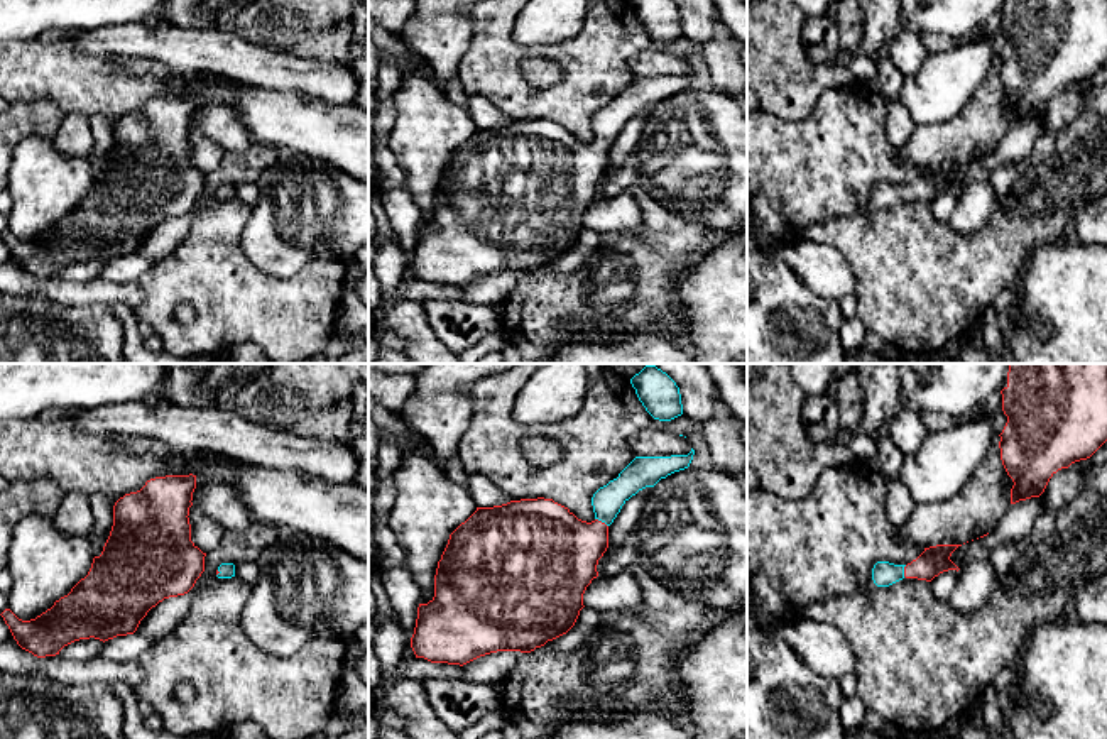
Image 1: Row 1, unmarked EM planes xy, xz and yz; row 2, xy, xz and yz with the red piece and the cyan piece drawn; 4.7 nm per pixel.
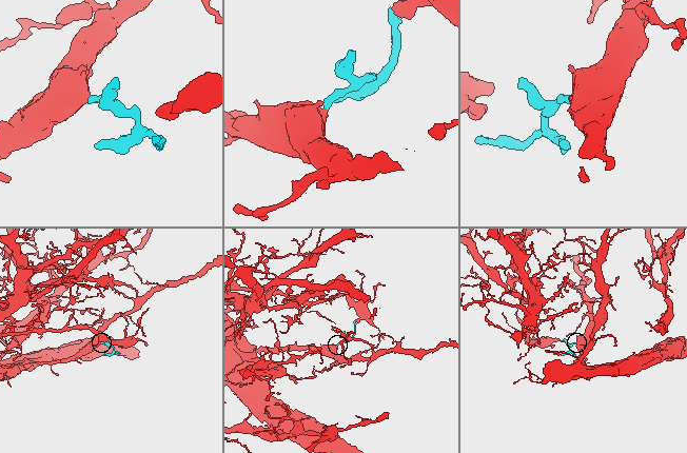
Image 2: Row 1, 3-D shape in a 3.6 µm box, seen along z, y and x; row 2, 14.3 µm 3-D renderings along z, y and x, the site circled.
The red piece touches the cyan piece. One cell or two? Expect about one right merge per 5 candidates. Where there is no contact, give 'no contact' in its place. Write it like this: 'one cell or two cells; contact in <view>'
one cell; contact in xz

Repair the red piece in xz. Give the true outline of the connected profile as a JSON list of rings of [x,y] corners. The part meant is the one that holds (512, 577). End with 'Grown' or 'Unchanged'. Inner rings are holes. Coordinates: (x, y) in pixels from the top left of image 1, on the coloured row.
[[[691,448],[688,455],[635,457],[593,494],[592,523],[544,497],[477,507],[450,534],[434,575],[434,597],[417,607],[411,638],[416,658],[463,666],[497,651],[531,653],[566,634],[585,607],[586,587],[598,577],[598,560],[608,548],[608,526],[622,506],[639,490],[688,468],[693,455]]]. Grown

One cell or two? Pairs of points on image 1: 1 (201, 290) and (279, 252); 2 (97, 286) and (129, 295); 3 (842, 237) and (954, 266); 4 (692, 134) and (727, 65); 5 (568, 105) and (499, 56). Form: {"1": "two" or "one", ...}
{"1": "two", "2": "one", "3": "one", "4": "two", "5": "one"}

